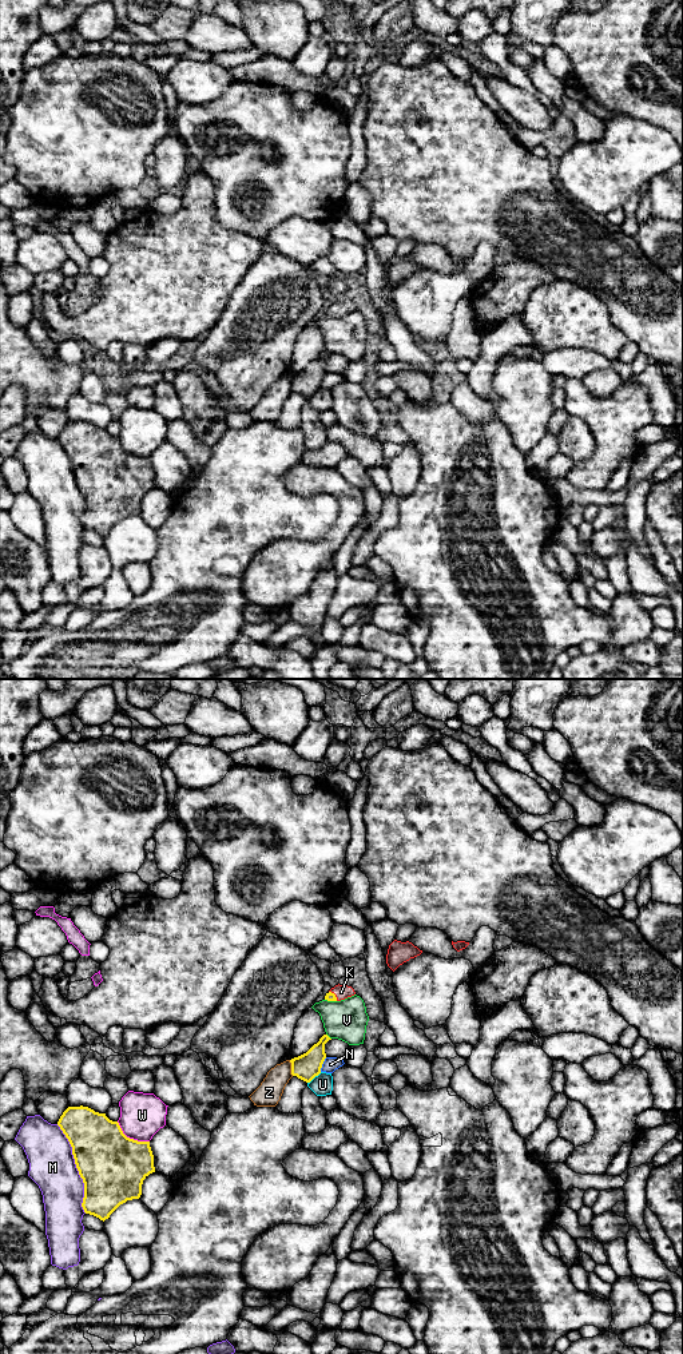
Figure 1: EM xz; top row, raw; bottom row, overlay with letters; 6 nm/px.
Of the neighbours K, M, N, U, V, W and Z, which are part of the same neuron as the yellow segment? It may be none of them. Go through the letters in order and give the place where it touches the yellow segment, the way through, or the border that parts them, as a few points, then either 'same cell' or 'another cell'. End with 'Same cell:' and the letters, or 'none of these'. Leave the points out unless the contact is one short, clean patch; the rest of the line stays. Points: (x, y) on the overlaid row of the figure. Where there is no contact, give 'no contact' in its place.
K: meets yellow in xz at (334, 995); runs through xz (329, 996), (334, 995), (341, 992); same cell
M: meets yellow in xz at (76, 1167); another cell
N: meets yellow in xz at (322, 1063); border along xz (326, 1057), (320, 1071); another cell
U: meets yellow in xz at (314, 1076); border along xz (321, 1072), (308, 1083); another cell
V: meets yellow in xz at (328, 1036); border along xz (326, 1033), (330, 1039); another cell
W: meets yellow in xz at (131, 1139); another cell
Z: meets yellow in xz at (292, 1068); border along xz (289, 1060), (293, 1075); another cell
Same cell: K

